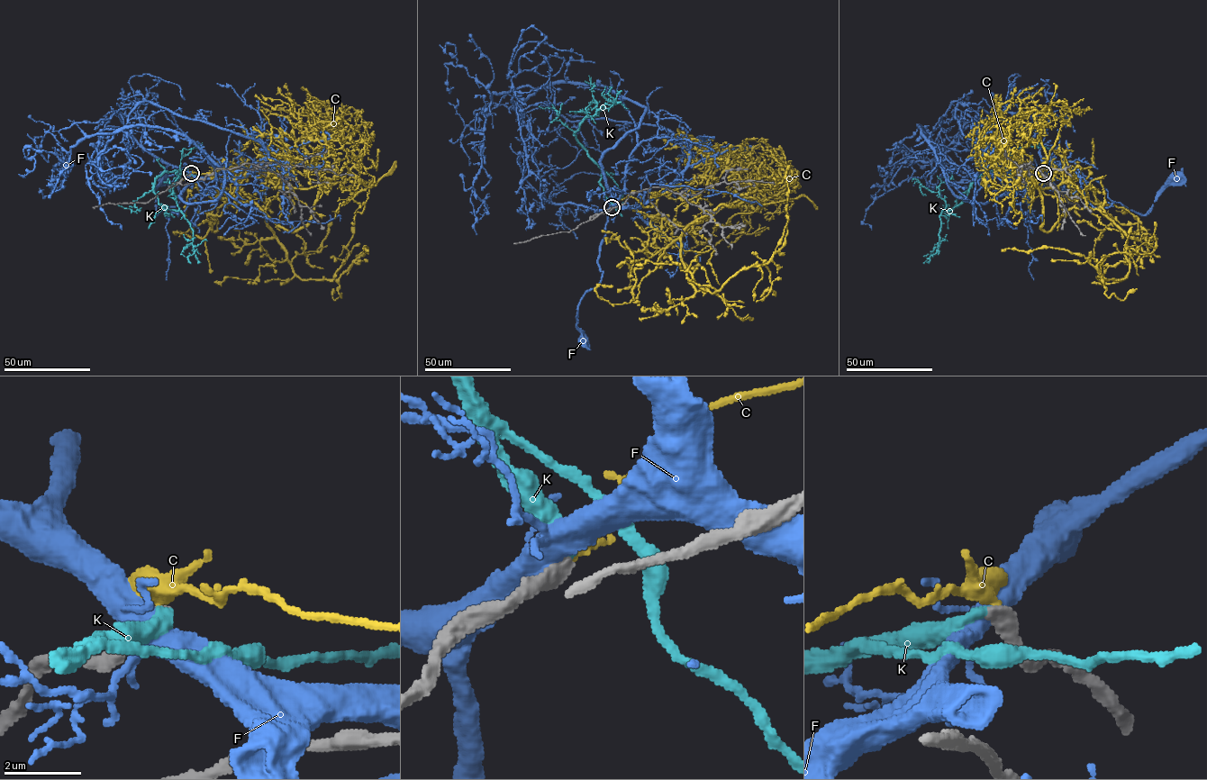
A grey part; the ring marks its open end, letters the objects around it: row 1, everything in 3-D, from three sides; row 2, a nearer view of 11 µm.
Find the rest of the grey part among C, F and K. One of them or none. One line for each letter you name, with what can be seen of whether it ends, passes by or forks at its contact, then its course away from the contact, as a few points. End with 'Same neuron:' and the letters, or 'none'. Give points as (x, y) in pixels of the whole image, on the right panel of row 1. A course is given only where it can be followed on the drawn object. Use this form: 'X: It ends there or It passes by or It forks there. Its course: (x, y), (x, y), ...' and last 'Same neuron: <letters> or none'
K: It ends there. Its course: (1043, 173), (1011, 175), (999, 170), (980, 175), (962, 203), (953, 209), (942, 212), (938, 250), (923, 262)
Same neuron: K

